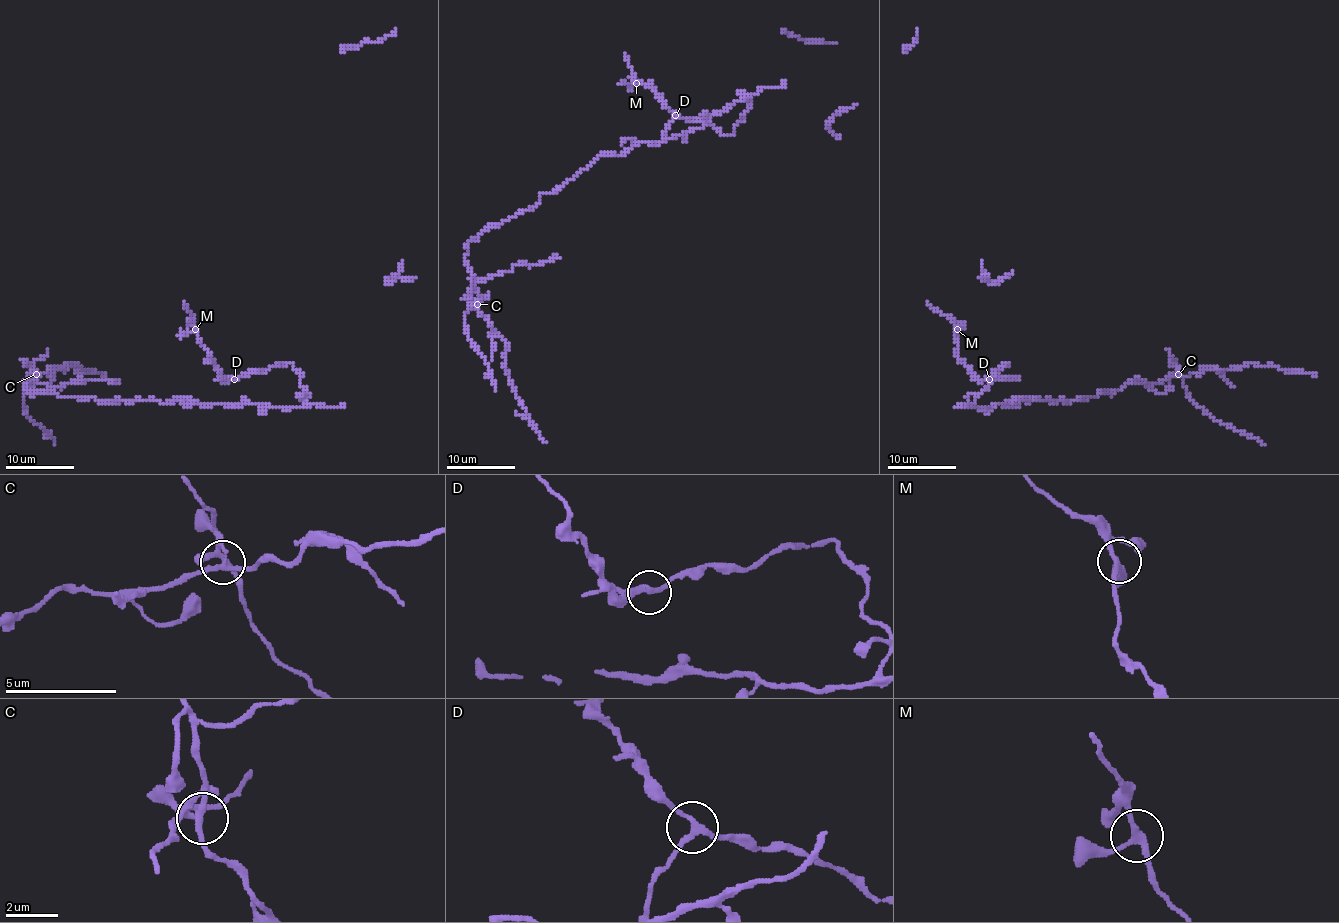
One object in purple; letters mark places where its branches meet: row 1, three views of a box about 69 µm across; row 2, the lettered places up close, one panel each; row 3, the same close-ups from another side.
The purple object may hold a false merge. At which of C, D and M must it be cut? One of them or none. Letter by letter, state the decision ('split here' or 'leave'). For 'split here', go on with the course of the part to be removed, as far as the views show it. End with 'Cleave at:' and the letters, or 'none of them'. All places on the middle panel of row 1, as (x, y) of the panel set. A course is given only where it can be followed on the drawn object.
C: split here; foreign part runs (477, 305), (472, 303), (464, 315), (464, 322), (469, 339), (486, 361), (496, 390)
D: leave
M: leave
Cleave at: C

